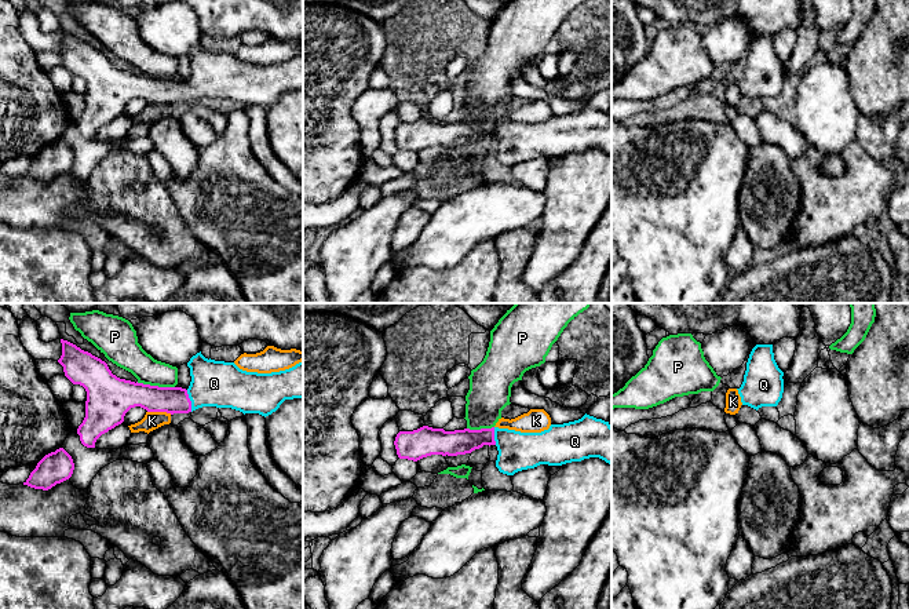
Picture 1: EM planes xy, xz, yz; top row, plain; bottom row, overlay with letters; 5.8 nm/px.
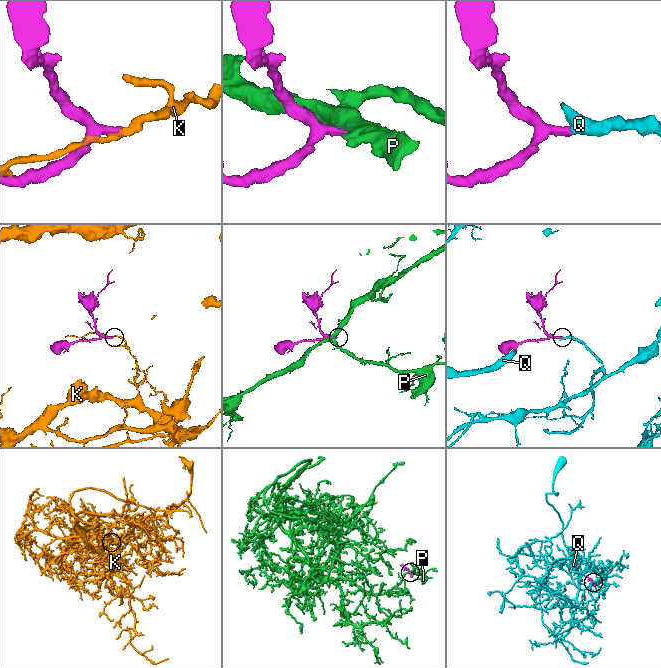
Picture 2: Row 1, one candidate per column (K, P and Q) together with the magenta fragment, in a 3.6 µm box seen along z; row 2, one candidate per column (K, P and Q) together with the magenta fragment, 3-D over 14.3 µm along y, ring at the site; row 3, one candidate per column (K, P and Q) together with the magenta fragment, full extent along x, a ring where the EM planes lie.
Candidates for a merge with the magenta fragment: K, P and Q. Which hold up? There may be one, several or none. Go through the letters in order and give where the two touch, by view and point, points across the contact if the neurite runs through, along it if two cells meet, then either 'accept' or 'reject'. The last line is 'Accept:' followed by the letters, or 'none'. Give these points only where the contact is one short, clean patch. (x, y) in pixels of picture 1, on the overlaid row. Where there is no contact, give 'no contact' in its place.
K: xy (160, 411) | reject
P: xy (156, 386) | along xy (137, 382), (174, 387) | reject
Q: xy (190, 401) | across xy (172, 400), (190, 401), (214, 383) | accept
Accept: Q

